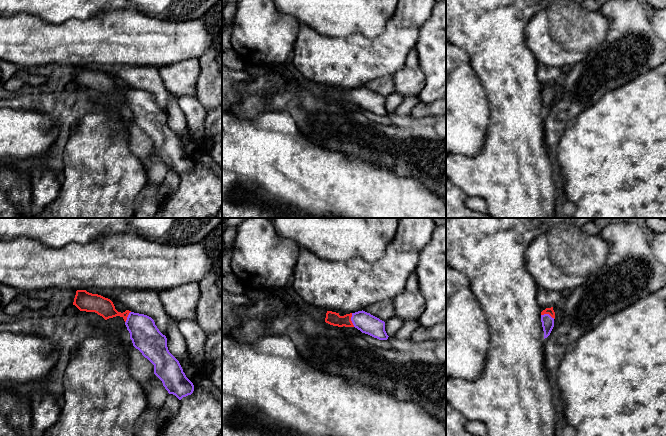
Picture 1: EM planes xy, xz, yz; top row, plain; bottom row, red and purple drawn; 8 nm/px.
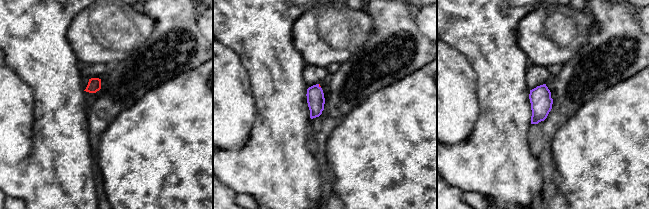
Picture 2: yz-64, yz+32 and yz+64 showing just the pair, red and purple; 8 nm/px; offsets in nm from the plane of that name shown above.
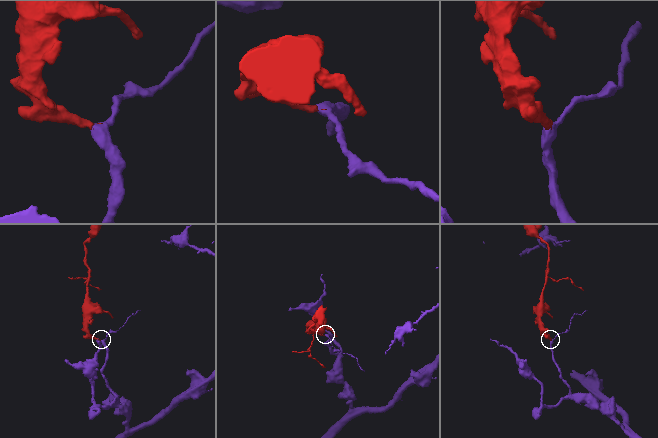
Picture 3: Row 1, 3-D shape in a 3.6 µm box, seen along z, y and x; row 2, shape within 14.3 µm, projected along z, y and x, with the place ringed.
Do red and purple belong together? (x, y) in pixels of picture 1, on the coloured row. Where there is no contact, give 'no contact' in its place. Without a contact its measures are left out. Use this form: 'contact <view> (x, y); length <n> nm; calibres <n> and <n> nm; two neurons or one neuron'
contact xz (350, 320); length 110 nm; calibres 110 and 160 nm; one neuron

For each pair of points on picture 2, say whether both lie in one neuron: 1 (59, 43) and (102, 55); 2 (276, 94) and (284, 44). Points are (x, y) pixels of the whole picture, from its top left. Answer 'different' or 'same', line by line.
1: different
2: same

